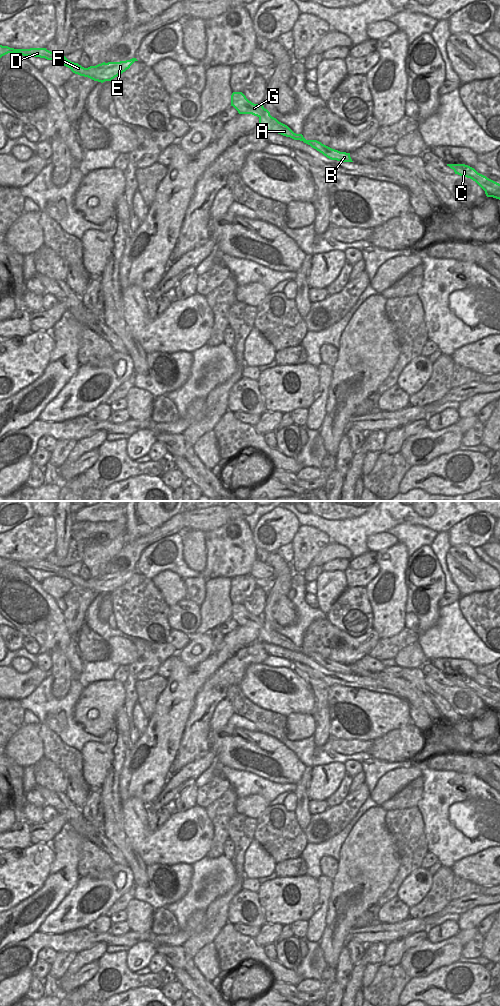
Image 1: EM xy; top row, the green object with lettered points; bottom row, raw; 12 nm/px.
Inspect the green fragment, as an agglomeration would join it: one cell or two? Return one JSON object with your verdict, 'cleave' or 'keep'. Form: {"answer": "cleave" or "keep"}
{"answer": "keep"}

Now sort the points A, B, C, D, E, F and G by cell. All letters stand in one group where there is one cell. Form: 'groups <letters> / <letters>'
groups A B C D E F G

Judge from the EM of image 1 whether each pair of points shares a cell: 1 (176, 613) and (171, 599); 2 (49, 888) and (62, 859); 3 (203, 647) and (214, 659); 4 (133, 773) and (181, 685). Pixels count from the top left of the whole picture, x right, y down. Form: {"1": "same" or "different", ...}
{"1": "different", "2": "same", "3": "different", "4": "same"}

